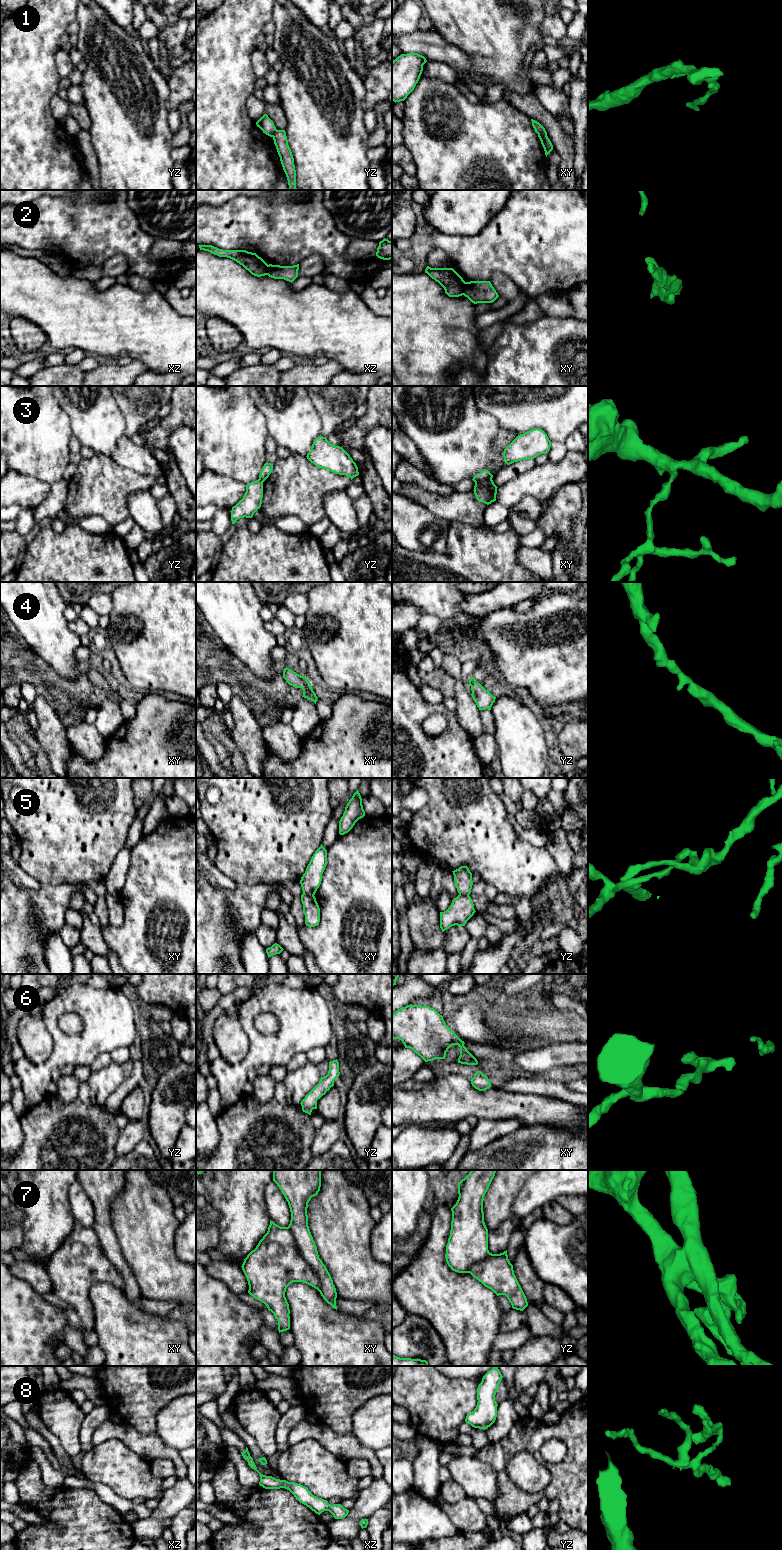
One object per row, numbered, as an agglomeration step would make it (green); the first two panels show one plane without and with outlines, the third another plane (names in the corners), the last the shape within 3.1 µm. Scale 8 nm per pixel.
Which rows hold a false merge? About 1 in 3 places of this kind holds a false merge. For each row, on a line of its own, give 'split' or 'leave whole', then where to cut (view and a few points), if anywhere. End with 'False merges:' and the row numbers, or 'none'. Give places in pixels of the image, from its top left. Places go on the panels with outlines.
1: split | xy (538, 133), (546, 135)
2: split | xy (465, 282), (462, 294)
3: split | xy (491, 478), (475, 482)
4: leave whole | no cut
5: split | xy (303, 893), (313, 895)
6: leave whole | no cut
7: split | xy (287, 1227), (301, 1256), (316, 1273), (319, 1281), (318, 1289)
8: split | yz (490, 1424), (479, 1428)
False merges: 1, 2, 3, 5, 7, 8

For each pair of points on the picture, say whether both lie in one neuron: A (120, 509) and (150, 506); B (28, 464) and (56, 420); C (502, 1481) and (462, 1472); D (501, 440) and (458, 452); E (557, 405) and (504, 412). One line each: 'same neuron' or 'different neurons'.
A: different neurons
B: same neuron
C: different neurons
D: different neurons
E: same neuron

